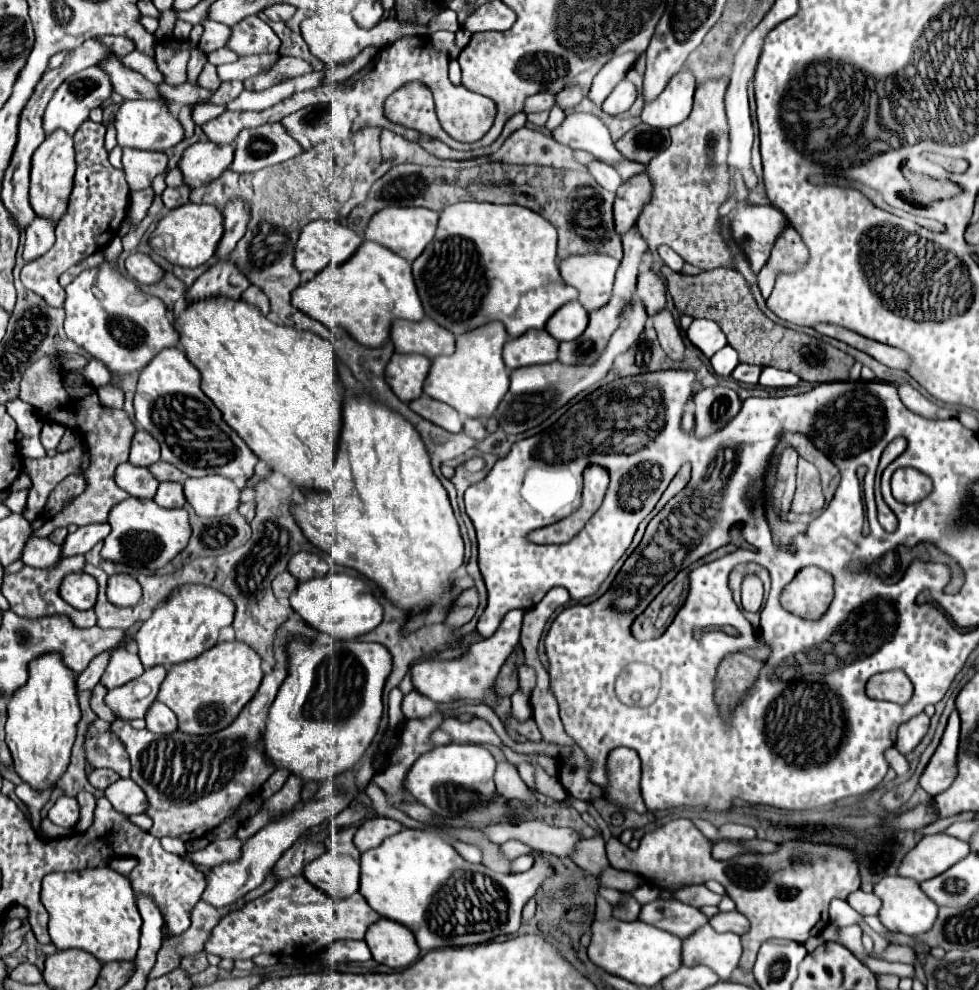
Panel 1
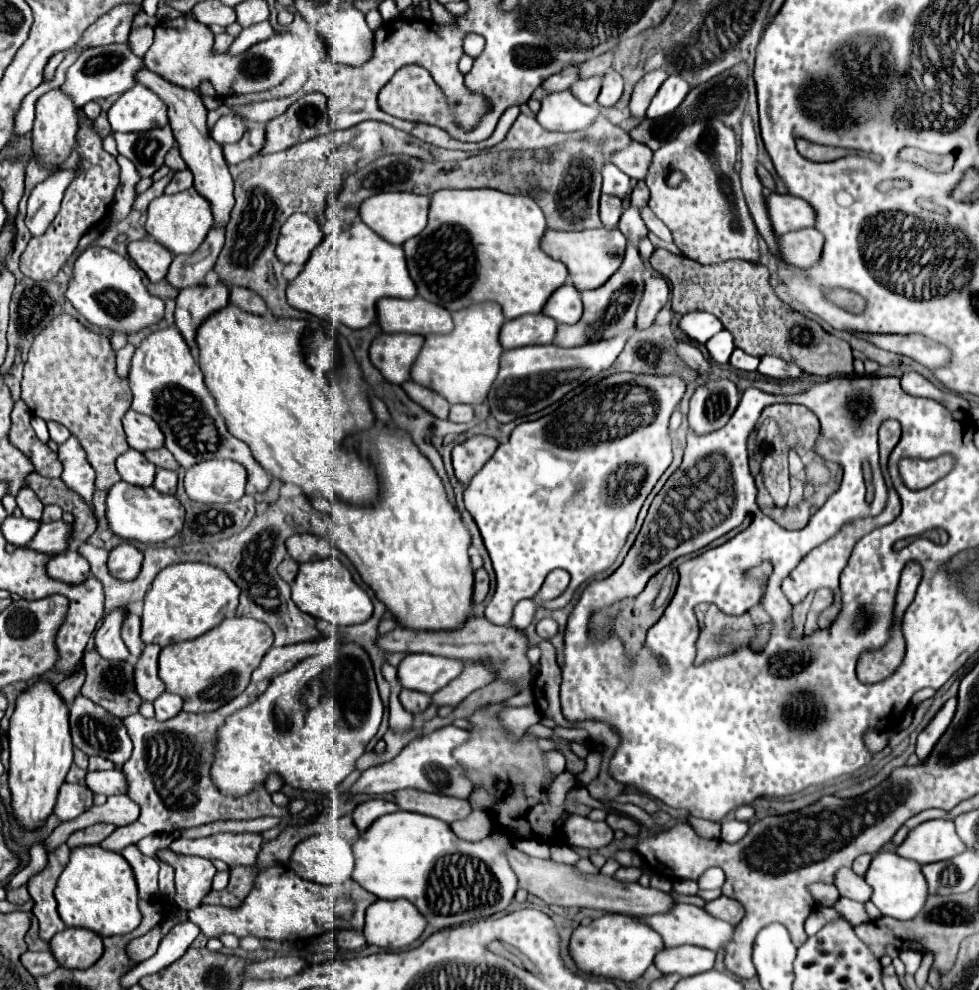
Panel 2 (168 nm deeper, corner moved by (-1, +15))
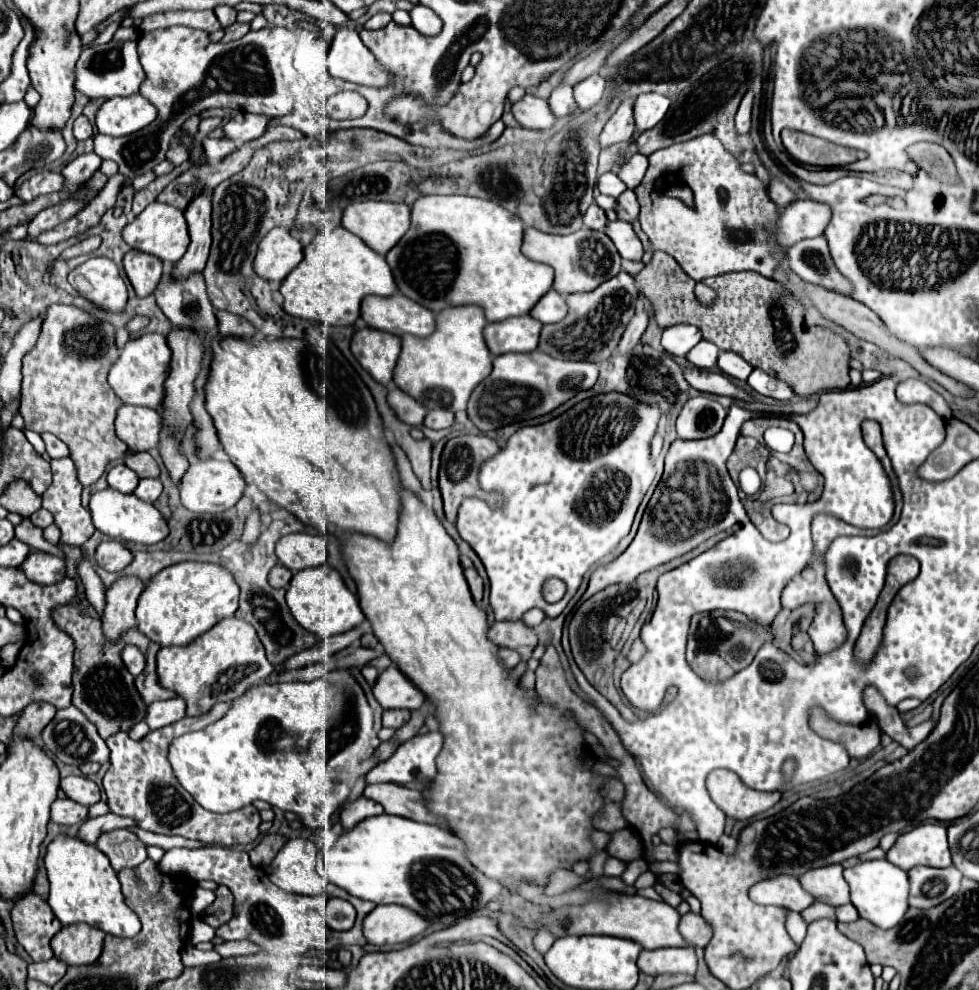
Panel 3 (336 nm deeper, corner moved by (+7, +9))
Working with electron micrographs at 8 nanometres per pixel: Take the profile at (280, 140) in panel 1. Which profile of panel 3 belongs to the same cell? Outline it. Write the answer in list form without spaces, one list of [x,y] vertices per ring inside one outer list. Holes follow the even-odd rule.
[[[202,138],[202,148],[208,158],[208,162],[220,162],[224,156],[232,154],[236,150],[236,144],[228,138],[214,140],[214,138]]]

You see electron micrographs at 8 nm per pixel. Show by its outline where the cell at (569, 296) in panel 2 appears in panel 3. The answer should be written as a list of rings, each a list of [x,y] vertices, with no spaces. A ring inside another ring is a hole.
[[[550,290],[540,298],[540,302],[530,312],[532,318],[538,318],[542,324],[556,324],[568,316],[568,304],[562,294],[556,290]]]

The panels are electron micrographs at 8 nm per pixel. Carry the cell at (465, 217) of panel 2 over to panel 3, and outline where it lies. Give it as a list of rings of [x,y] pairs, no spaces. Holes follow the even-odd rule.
[[[420,196],[412,206],[412,226],[404,238],[386,254],[398,290],[432,312],[448,306],[476,304],[486,312],[488,322],[530,314],[536,302],[552,288],[554,270],[522,254],[524,224],[504,206],[472,196]]]

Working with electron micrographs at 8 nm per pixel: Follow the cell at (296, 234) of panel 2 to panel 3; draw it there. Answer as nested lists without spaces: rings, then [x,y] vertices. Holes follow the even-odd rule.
[[[274,228],[264,236],[264,240],[258,246],[254,270],[266,280],[284,280],[286,274],[302,262],[302,252],[304,248],[300,240],[294,238],[290,230]]]

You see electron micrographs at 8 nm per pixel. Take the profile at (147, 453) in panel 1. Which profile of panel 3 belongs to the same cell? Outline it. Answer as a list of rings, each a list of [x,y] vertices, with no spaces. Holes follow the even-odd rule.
[[[122,406],[116,416],[116,434],[132,452],[158,448],[162,416],[156,410],[140,406]]]

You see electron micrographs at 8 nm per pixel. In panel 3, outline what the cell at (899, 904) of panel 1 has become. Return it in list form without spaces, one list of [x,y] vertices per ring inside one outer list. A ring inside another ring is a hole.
[[[866,860],[844,870],[844,878],[850,884],[852,904],[860,912],[860,918],[870,920],[878,928],[892,928],[904,918],[908,910],[908,874],[902,868],[888,860]]]

